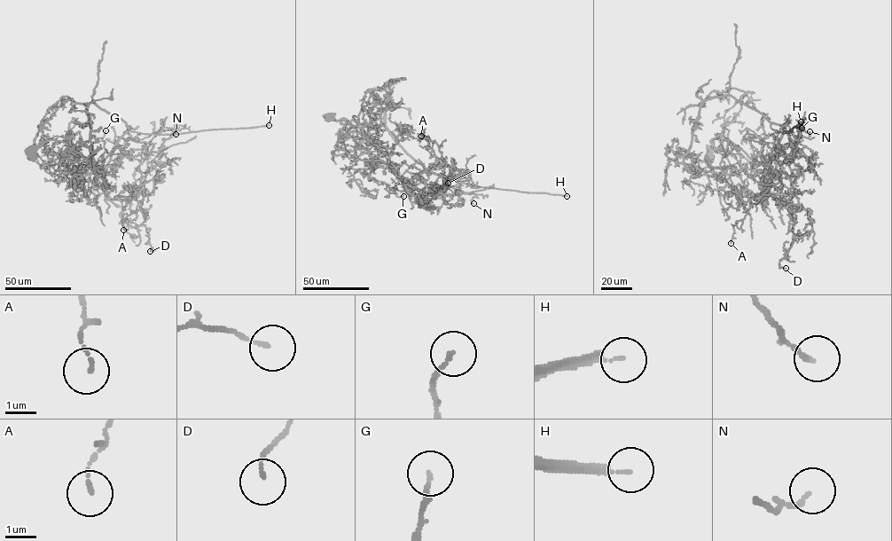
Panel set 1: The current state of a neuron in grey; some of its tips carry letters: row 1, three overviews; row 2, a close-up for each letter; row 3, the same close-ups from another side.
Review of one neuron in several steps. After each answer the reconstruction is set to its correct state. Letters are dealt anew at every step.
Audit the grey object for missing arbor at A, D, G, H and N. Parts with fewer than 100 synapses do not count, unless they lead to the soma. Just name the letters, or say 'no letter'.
H

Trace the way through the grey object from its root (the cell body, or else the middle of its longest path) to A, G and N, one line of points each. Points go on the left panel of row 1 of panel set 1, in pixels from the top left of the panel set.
A: (31, 157), (46, 140), (61, 141), (89, 160), (109, 199), (147, 190), (123, 230)
G: (31, 157), (46, 140), (61, 141), (89, 160), (89, 173), (66, 156), (78, 145), (89, 146), (105, 130)
N: (31, 157), (46, 140), (61, 141), (89, 160), (92, 172), (112, 165), (130, 138), (179, 129), (176, 134)

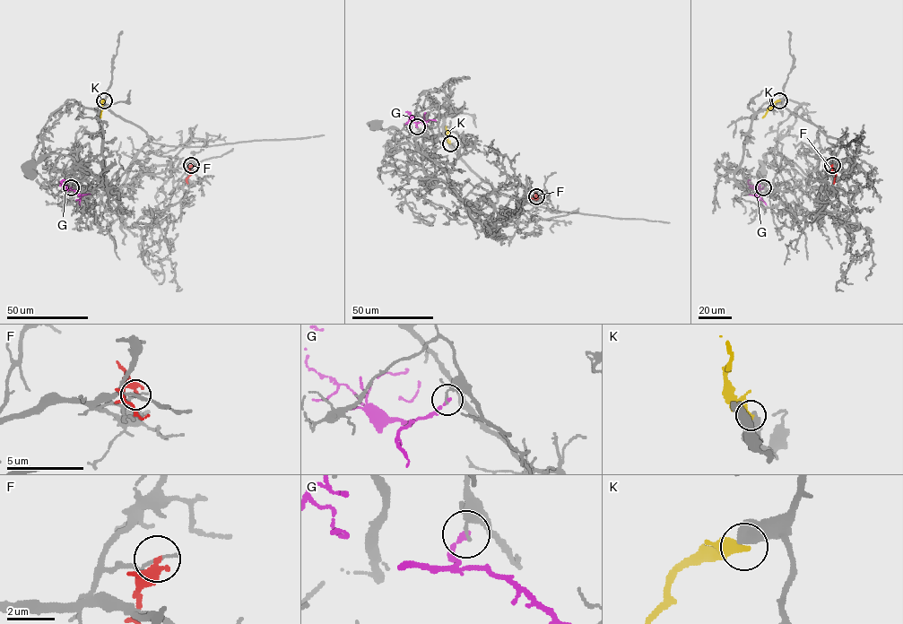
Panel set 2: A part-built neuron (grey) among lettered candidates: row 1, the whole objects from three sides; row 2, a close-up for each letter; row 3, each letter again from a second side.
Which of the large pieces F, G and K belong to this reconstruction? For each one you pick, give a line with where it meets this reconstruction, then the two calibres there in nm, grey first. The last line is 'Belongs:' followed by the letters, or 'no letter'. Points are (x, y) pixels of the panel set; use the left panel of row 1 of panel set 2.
Belongs: no letter

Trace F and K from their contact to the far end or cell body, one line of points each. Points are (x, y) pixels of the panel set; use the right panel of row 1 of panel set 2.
F: (832, 165), (836, 173), (833, 183)
K: (779, 100), (762, 117)

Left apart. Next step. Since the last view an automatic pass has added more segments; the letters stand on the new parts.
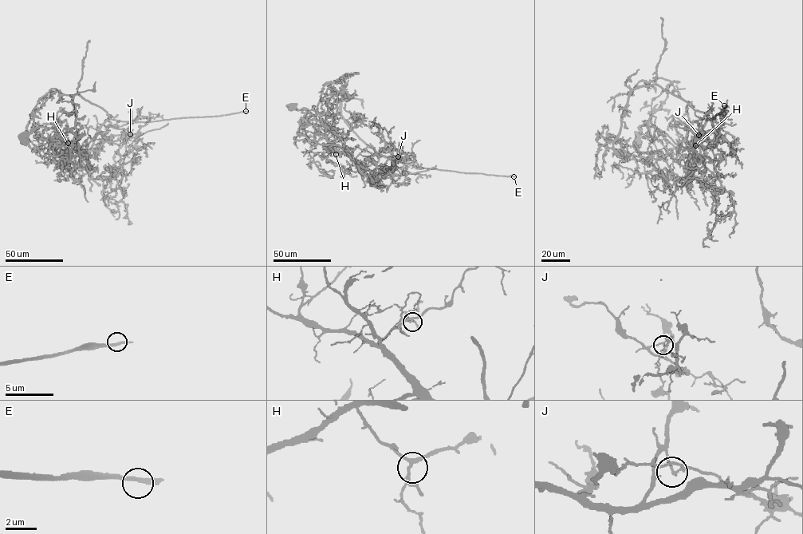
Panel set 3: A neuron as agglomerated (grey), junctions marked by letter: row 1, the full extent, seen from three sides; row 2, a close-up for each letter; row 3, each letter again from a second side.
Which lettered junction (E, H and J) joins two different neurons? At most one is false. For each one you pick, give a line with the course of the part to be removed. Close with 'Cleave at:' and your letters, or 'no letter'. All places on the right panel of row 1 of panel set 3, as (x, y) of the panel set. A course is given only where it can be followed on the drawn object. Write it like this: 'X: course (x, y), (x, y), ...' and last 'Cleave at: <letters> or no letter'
Cleave at: J

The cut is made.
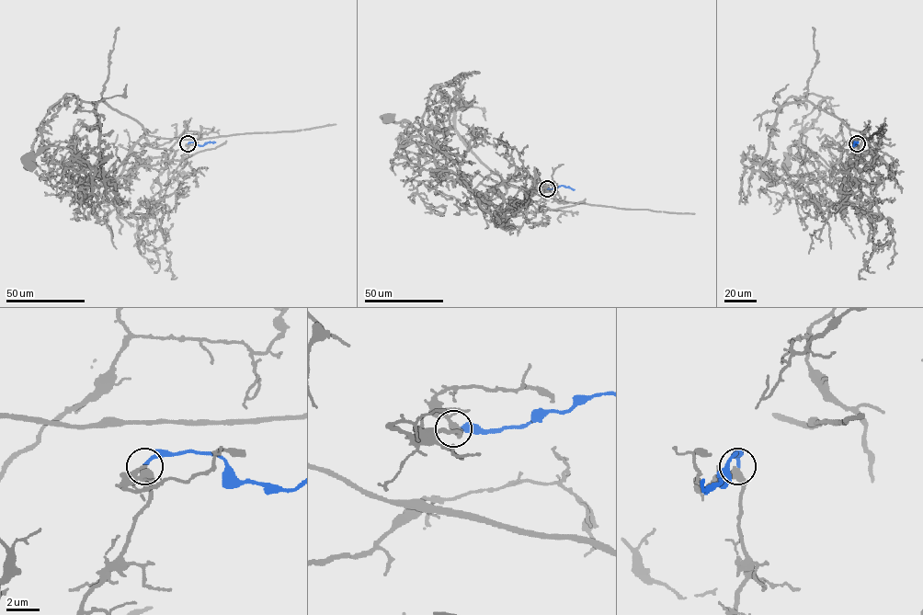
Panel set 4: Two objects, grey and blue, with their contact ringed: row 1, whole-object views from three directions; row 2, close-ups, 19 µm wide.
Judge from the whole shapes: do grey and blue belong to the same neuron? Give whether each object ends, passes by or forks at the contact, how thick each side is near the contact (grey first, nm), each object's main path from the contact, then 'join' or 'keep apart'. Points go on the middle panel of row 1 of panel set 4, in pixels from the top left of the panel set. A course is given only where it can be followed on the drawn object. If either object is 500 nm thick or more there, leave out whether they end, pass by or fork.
grey forks | blue ends | 300/220 nm | grey via (547, 188), (524, 189), (499, 182), (484, 193), (470, 191), (455, 165), (411, 123), (388, 117) | blue via (547, 188), (563, 186), (575, 189) | keep apart

